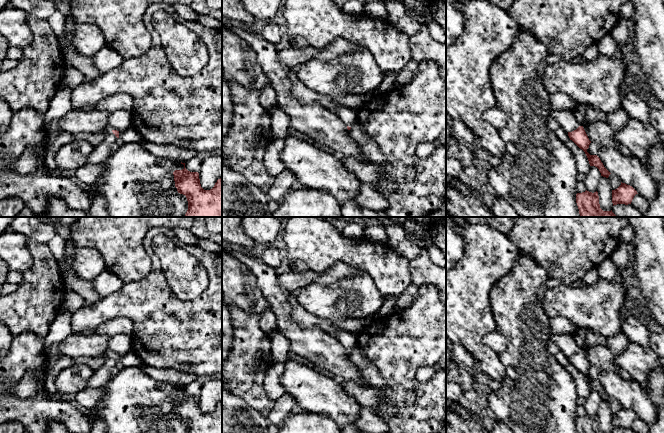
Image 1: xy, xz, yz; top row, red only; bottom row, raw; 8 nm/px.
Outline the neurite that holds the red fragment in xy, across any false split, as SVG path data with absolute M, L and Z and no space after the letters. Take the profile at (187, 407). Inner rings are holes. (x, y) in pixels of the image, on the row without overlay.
M185 387L182 394L175 394L173 396L175 411L177 412L178 417L186 420L188 425L188 433L222 433L222 402L218 403L215 407L214 411L210 414L204 414L201 411L199 397L198 396L190 396L185 392Z

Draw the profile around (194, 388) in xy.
M196 379L185 386L185 392L190 396L199 396L202 387L202 379Z

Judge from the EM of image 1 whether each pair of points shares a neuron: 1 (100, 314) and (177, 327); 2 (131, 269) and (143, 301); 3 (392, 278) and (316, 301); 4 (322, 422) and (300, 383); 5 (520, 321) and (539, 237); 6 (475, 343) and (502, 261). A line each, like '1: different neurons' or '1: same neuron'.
1: same neuron
2: different neurons
3: different neurons
4: different neurons
5: different neurons
6: same neuron

